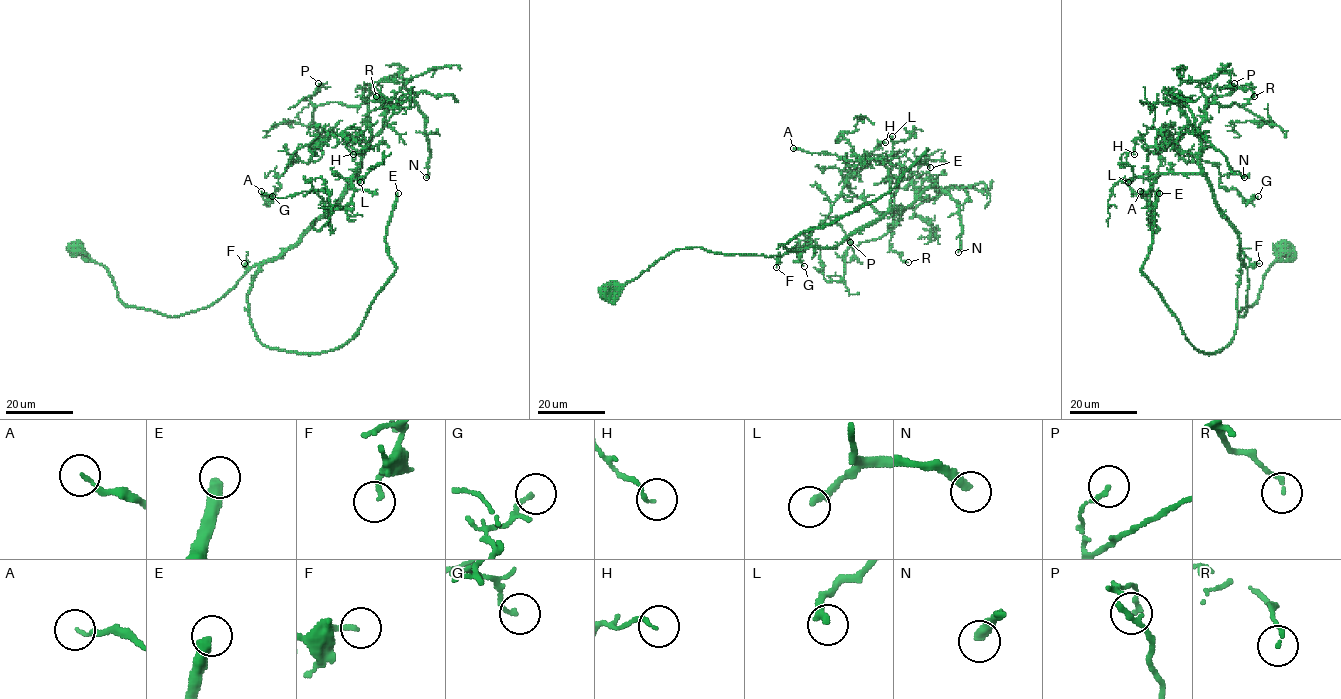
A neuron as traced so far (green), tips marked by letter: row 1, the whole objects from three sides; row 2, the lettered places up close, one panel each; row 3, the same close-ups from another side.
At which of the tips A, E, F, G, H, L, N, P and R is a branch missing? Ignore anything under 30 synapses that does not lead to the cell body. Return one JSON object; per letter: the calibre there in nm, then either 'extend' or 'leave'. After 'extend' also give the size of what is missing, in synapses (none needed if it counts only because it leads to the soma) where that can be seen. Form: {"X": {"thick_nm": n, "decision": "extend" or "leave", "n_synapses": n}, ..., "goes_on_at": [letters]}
{"A": {"thick_nm": 140, "decision": "leave"}, "E": {"thick_nm": 440, "decision": "extend", "n_synapses": 400}, "F": {"thick_nm": 180, "decision": "extend", "n_synapses": 35}, "G": {"thick_nm": 130, "decision": "leave"}, "H": {"thick_nm": 110, "decision": "leave"}, "L": {"thick_nm": 240, "decision": "extend", "n_synapses": 60}, "N": {"thick_nm": 320, "decision": "extend", "n_synapses": 45}, "P": {"thick_nm": 160, "decision": "leave"}, "R": {"thick_nm": 130, "decision": "leave"}, "goes_on_at": ["E", "F", "L", "N"]}

